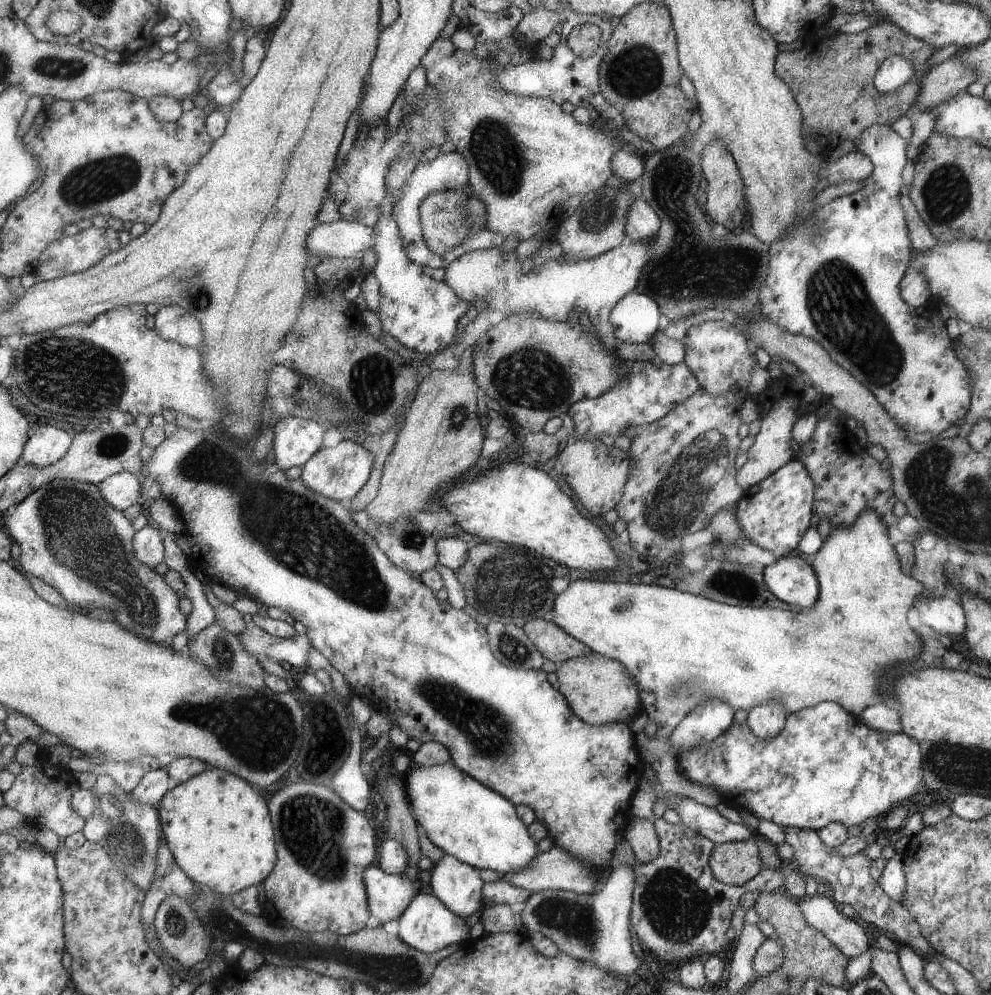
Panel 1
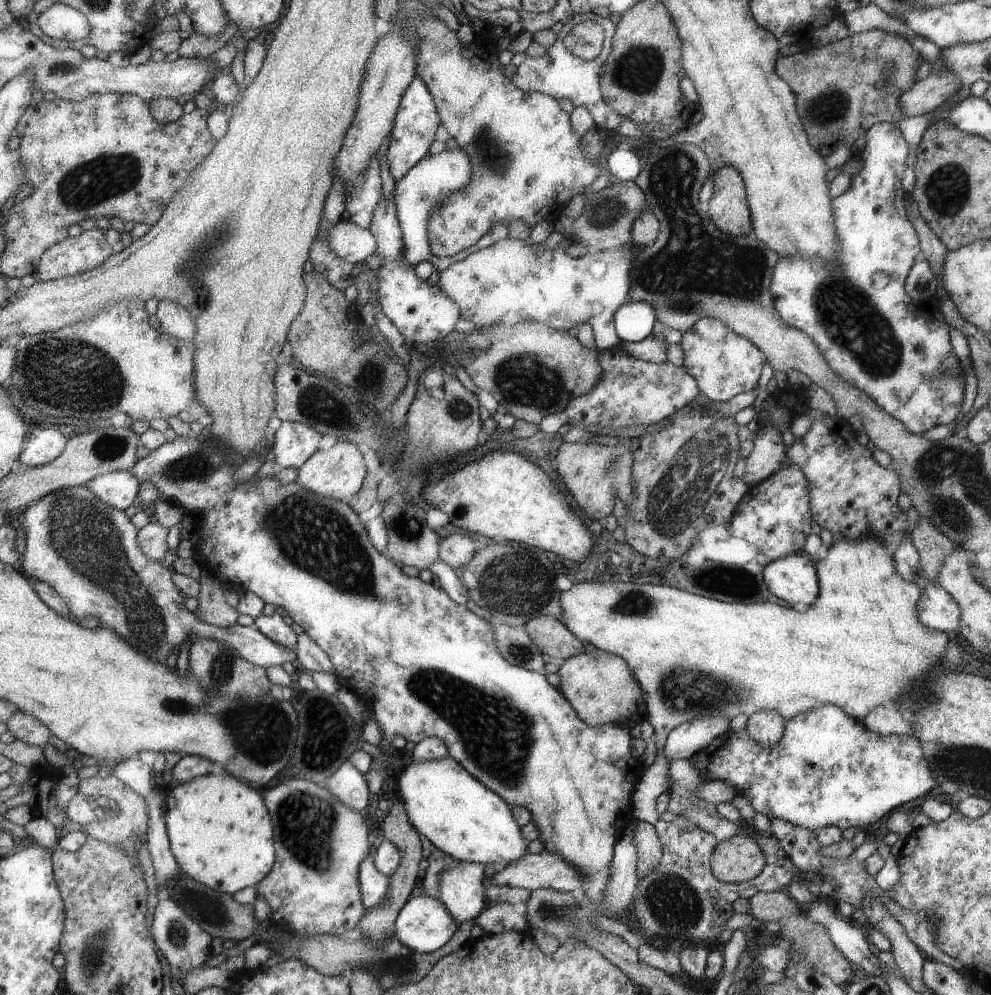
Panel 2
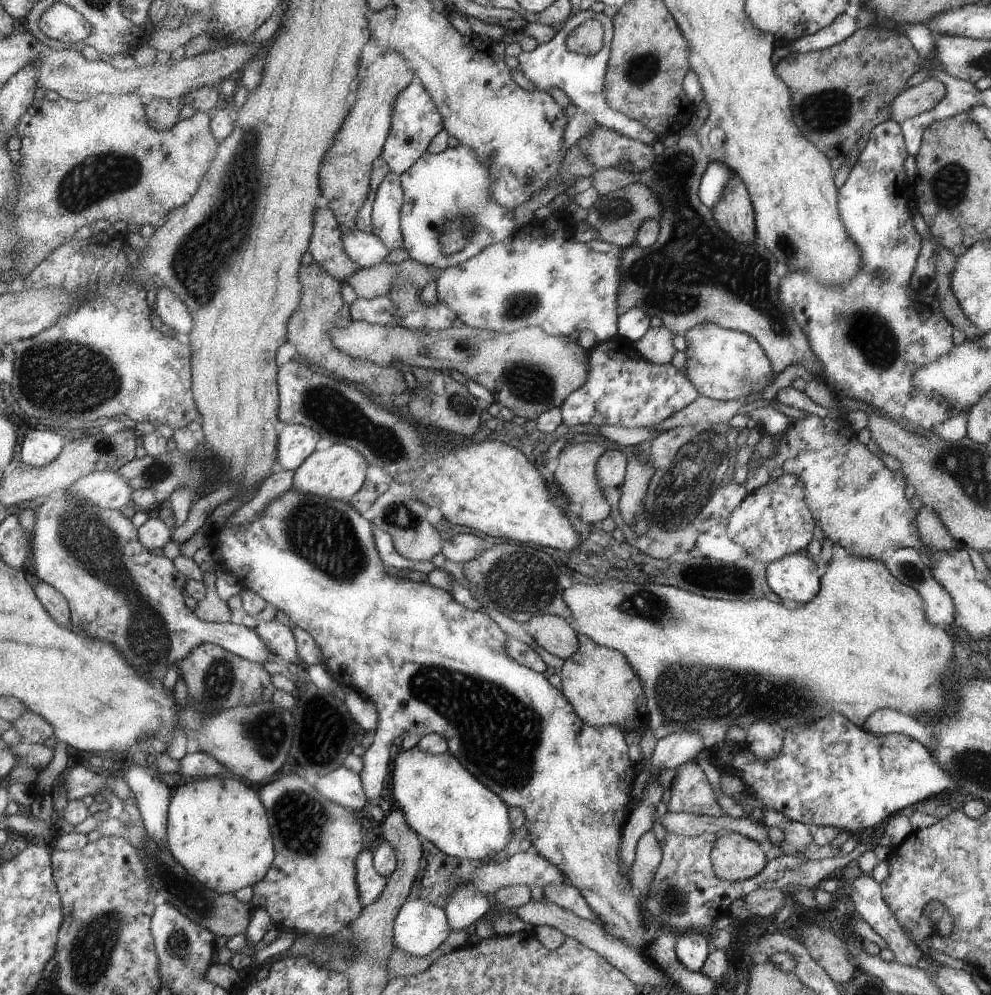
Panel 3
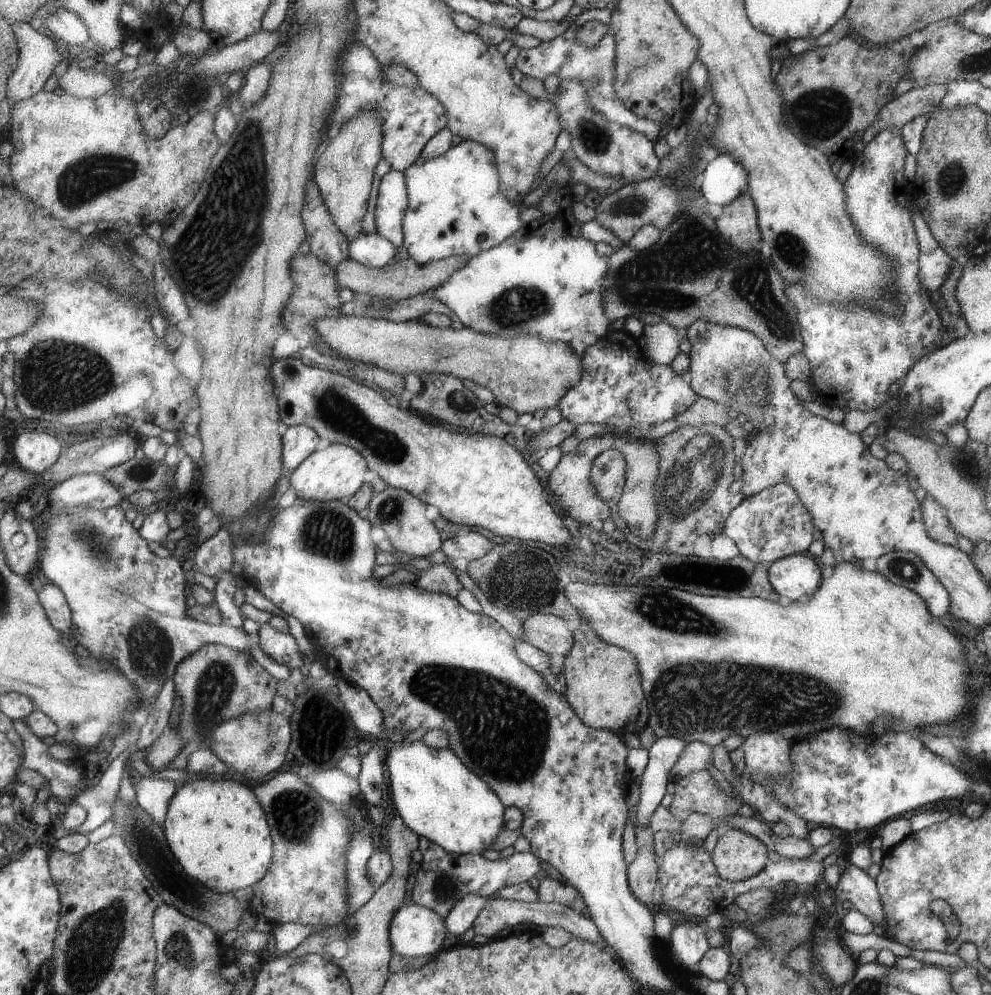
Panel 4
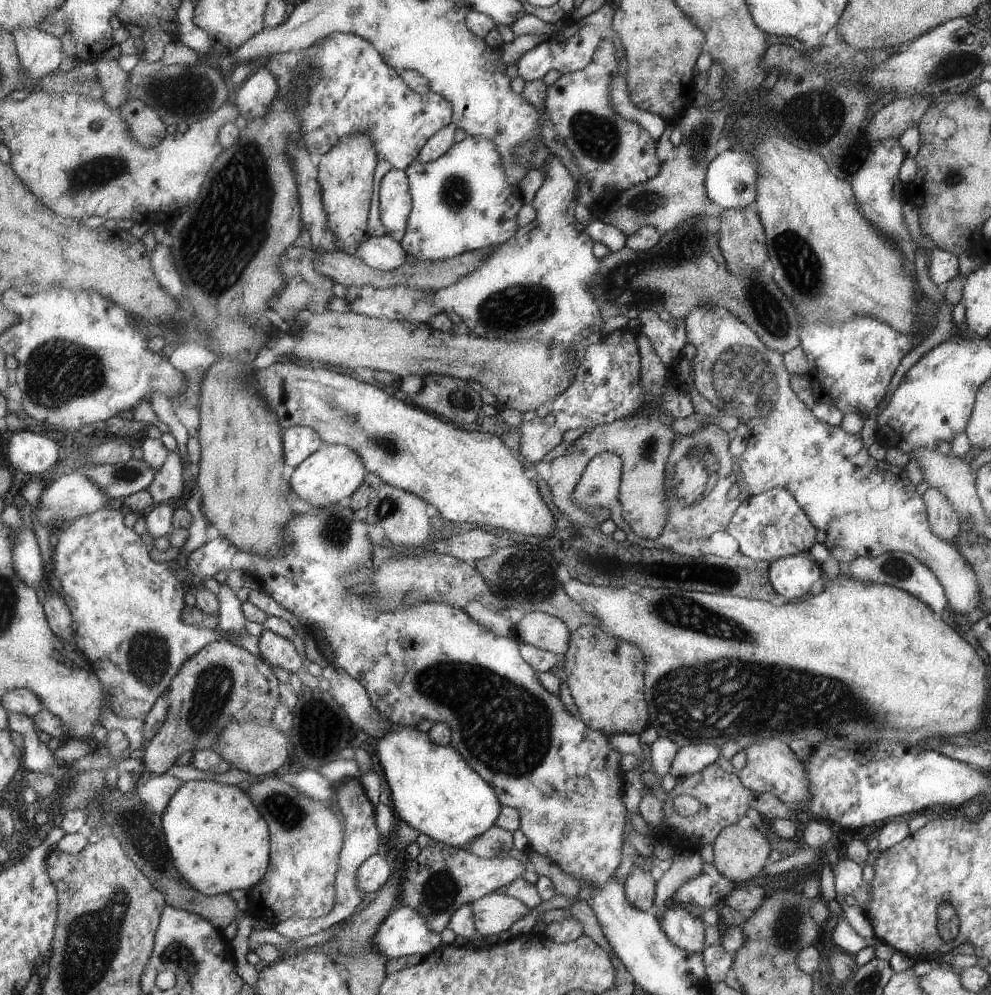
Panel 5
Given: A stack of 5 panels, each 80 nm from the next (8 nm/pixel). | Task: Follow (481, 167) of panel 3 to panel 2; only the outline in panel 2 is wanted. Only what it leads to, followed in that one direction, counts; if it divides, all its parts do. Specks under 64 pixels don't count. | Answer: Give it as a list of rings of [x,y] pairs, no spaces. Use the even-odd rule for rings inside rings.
[[[455,148],[452,150],[444,149],[437,154],[425,153],[403,177],[394,181],[394,205],[396,206],[396,217],[402,232],[402,252],[403,257],[412,264],[416,265],[421,260],[430,262],[437,271],[447,269],[454,262],[468,257],[469,253],[480,248],[495,244],[495,242],[509,238],[509,226],[507,224],[493,224],[493,229],[488,234],[479,237],[475,244],[463,249],[459,253],[450,257],[438,257],[431,254],[429,243],[427,243],[427,218],[432,210],[437,209],[446,198],[461,190],[469,184],[472,179],[472,166],[464,150]]]

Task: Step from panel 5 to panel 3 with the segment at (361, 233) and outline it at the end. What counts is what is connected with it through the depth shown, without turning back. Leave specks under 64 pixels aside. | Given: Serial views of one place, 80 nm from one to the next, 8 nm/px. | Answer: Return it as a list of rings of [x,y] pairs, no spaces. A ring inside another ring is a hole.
[[[389,51],[379,56],[368,66],[367,76],[355,92],[351,112],[345,126],[334,138],[332,147],[325,153],[320,170],[322,198],[334,210],[340,228],[357,229],[358,215],[367,202],[371,172],[382,152],[392,129],[393,103],[396,94],[415,80],[412,67],[399,53]]]

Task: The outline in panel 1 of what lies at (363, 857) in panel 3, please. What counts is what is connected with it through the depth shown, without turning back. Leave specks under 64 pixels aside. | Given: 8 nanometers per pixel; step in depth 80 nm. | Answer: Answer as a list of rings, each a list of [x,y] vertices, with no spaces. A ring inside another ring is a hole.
[[[369,865],[364,872],[366,881],[366,889],[369,899],[370,920],[368,927],[374,929],[381,927],[385,922],[396,920],[396,918],[405,910],[409,901],[415,896],[416,889],[413,883],[405,877],[399,875],[392,875],[385,872],[380,866]]]

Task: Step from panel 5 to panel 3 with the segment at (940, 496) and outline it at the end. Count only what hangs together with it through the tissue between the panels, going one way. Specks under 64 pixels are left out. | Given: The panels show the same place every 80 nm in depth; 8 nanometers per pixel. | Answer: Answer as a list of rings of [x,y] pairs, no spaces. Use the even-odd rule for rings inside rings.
[[[925,505],[919,507],[917,526],[924,549],[928,551],[931,549],[944,551],[958,545],[941,518],[931,507]]]

